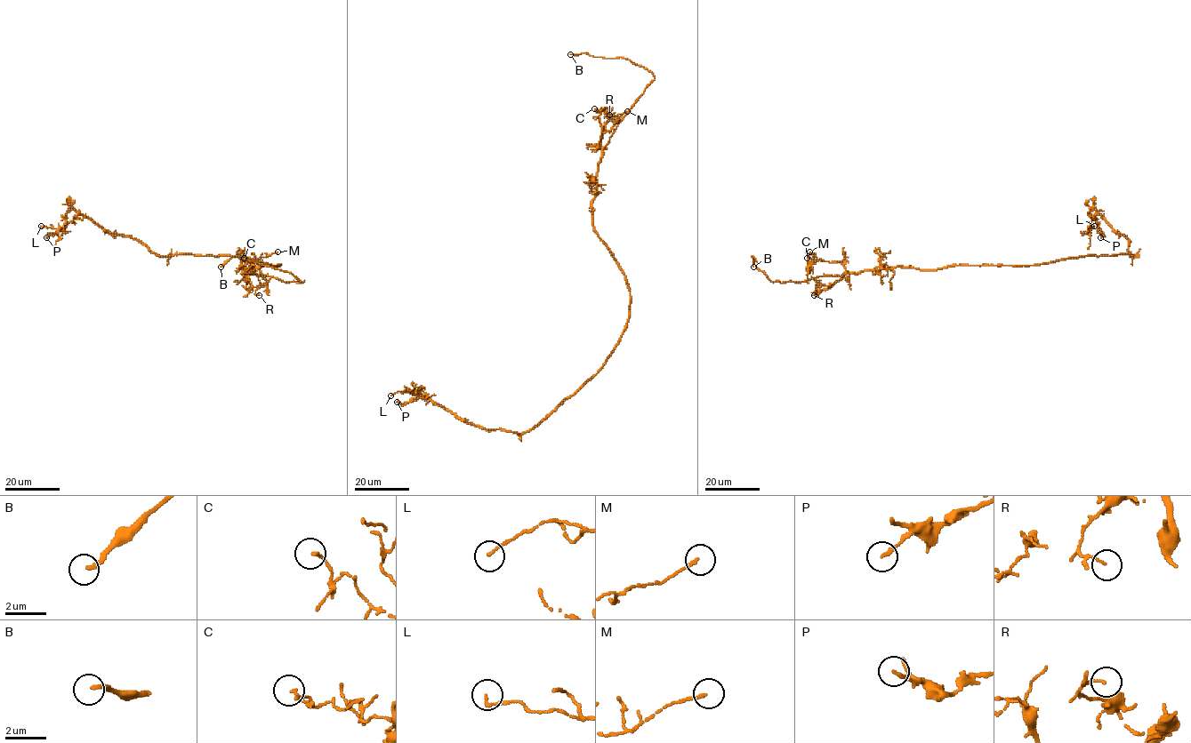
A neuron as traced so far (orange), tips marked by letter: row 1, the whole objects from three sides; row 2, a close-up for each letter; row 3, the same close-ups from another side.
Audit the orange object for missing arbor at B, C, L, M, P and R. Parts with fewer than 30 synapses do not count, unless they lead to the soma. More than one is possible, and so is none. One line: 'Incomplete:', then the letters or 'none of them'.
Incomplete: B

